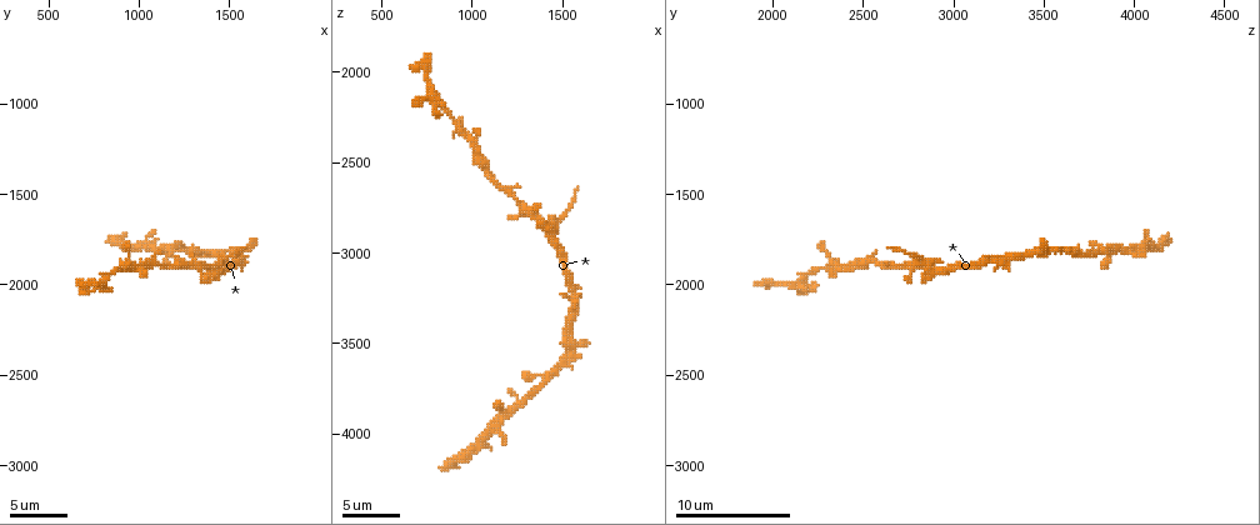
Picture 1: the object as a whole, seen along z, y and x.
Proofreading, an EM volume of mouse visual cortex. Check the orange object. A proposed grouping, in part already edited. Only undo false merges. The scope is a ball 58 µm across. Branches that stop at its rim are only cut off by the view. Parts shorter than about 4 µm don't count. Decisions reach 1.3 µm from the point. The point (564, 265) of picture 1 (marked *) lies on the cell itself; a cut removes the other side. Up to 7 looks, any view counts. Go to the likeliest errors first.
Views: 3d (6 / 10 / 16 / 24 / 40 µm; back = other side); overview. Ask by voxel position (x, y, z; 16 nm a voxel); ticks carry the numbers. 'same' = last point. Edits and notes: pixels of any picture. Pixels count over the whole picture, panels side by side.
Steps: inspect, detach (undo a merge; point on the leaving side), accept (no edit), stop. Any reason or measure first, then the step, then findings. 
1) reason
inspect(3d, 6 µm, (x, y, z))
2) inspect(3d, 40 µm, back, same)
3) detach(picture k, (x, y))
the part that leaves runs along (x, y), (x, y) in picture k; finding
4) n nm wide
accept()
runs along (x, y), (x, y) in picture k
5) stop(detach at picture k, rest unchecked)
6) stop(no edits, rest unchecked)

thick turns thin
inspect(3d, 6 µm, (840, 1940, 2200))

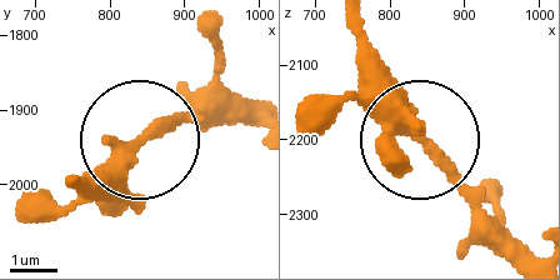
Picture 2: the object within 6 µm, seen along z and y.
3 arms
accept()
runs along (523, 250), (426, 154), (411, 106), (371, 63) in picture 2; one cell here

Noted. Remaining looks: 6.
thick turns thin
inspect(3d, 10 µm, (1080, 1860, 2540))

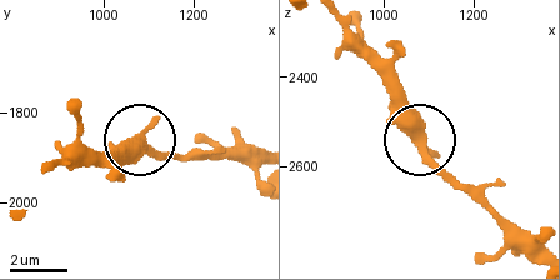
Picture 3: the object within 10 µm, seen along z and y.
340 nm wide
accept()
runs along (539, 259), (424, 146), (395, 70) in picture 3; one cell here

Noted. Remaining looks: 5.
side arm on a straight run
inspect(3d, 10 µm, (1200, 1820, 3900))

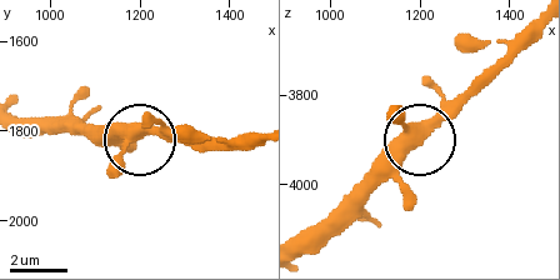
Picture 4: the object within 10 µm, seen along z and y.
390 nm wide
accept()
continuous, no second cell

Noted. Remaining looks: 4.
stop(no edits, rest unchecked)

